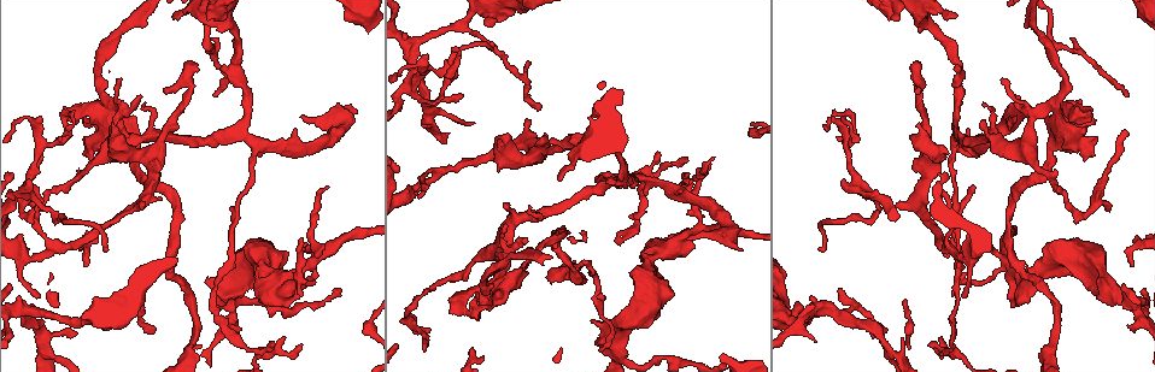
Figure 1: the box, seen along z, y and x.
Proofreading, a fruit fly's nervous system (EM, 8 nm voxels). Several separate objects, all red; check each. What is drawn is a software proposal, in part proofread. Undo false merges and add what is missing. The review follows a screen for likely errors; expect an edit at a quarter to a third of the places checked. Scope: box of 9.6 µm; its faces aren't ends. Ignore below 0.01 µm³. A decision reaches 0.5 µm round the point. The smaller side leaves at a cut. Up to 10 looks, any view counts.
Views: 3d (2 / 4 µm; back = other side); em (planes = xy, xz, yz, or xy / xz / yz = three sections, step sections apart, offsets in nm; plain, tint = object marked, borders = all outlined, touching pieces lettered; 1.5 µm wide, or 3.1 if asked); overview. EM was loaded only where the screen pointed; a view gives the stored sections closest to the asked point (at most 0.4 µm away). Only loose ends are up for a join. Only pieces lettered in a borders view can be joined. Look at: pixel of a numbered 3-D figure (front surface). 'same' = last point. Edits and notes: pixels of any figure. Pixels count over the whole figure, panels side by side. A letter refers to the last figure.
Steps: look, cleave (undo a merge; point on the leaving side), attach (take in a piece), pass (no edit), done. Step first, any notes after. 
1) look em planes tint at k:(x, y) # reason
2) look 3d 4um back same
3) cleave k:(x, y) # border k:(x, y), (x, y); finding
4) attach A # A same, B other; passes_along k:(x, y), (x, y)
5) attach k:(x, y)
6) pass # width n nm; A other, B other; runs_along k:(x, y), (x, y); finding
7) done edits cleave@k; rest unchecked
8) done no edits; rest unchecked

look 3d 2um back at 1:(259, 351) # sharp bend

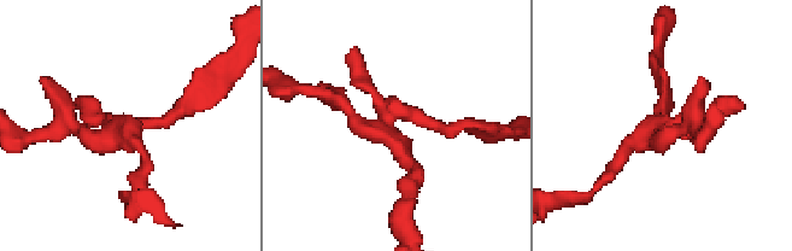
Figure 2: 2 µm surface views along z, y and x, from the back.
look em planes borders at 2:(659, 129) # shape alone is not enough

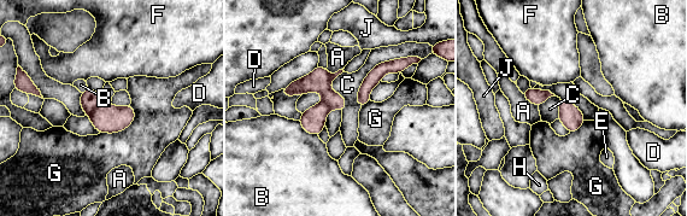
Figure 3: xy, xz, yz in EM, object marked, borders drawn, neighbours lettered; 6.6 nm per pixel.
cleave 3:(89, 99) # width 120 nm; A other, B other, C other, D other, E other, F other, G other, H other, J other; border 3:(99, 103), (88, 115); two neurons meet here

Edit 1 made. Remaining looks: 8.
look 3d 4um at 1:(495, 19) # stops while still wide

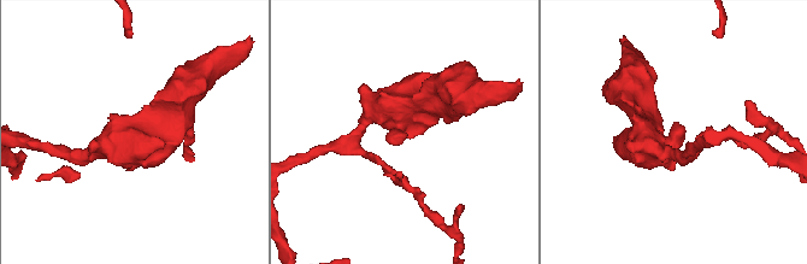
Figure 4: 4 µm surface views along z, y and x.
look em planes borders at 4:(674, 124)

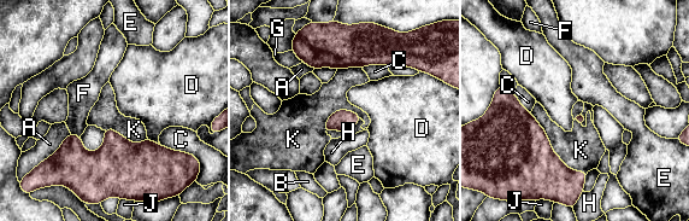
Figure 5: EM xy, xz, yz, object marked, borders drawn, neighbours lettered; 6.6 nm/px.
pass # longest_contact K 550 nm; A other, B other, C other, D other, E other, F other, G other, H other, J other, K other; border 5:(530, 112), (559, 158), (587, 173); no lettered piece goes on from it

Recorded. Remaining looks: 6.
look em planes borders at 1:(425, 124) # three-way junction

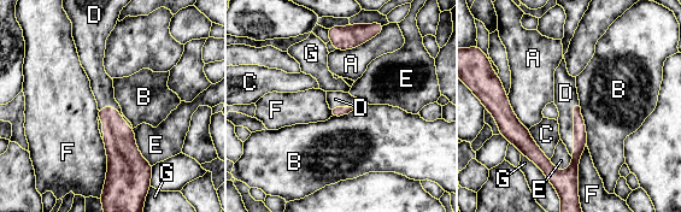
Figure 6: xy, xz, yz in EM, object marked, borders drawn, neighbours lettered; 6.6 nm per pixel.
attach 6:(565, 94) # A other, B other, C other, D same, E other, F other, G other; it goes on there

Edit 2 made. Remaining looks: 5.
look overview

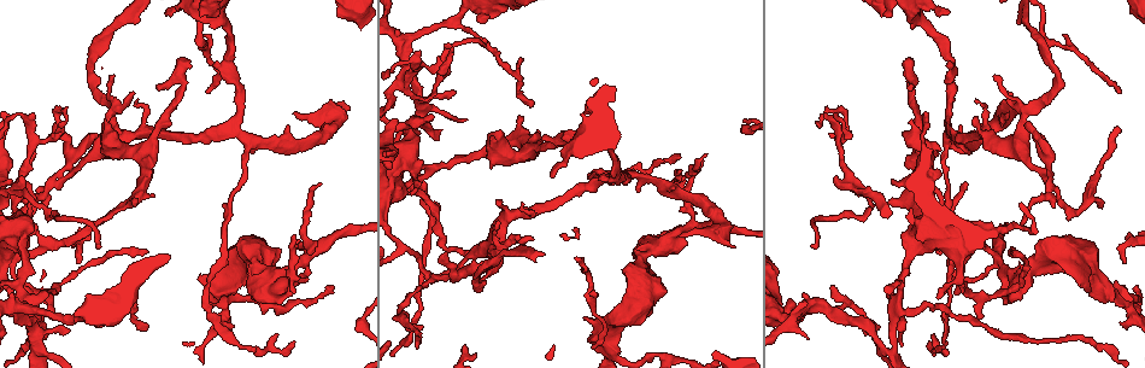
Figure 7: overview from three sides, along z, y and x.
look em planes borders at 7:(1010, 250) # branch stops here

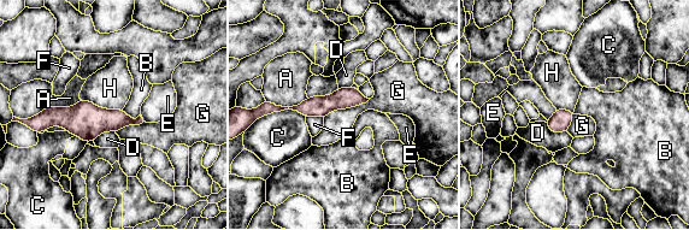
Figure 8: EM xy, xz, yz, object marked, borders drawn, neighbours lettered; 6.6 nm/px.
pass # A other, B other, C other, D other, E other, F other, G other, H other; border 8:(81, 99), (100, 107), (122, 110); no lettered piece goes on from it

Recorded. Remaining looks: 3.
done edits cleave@3, attach@6; rest unchecked

